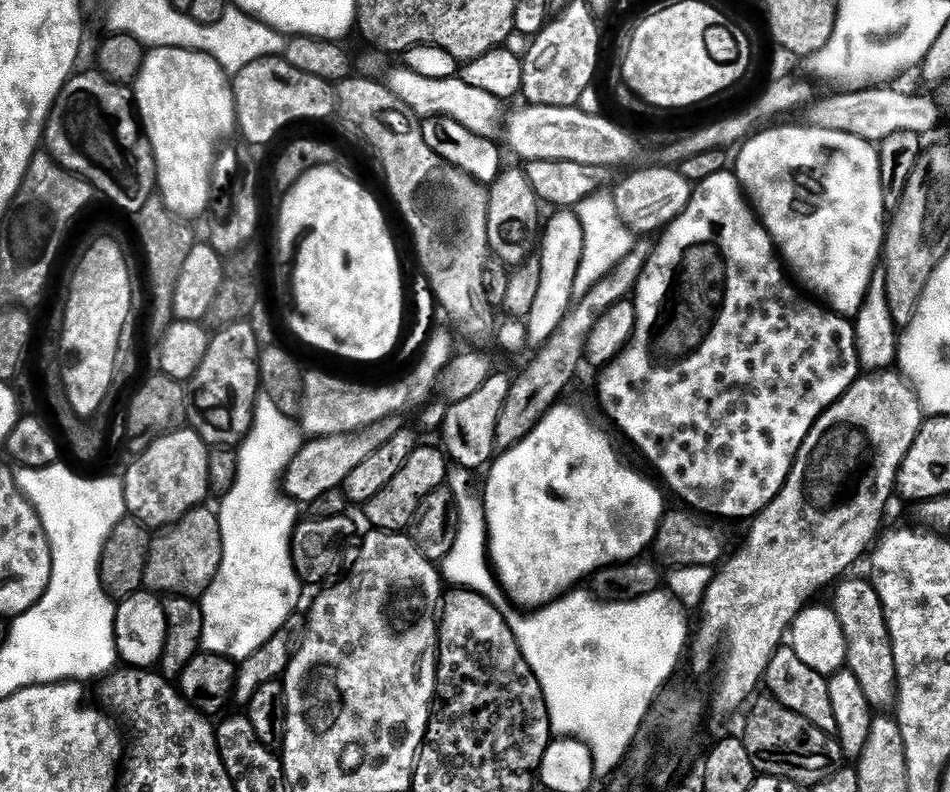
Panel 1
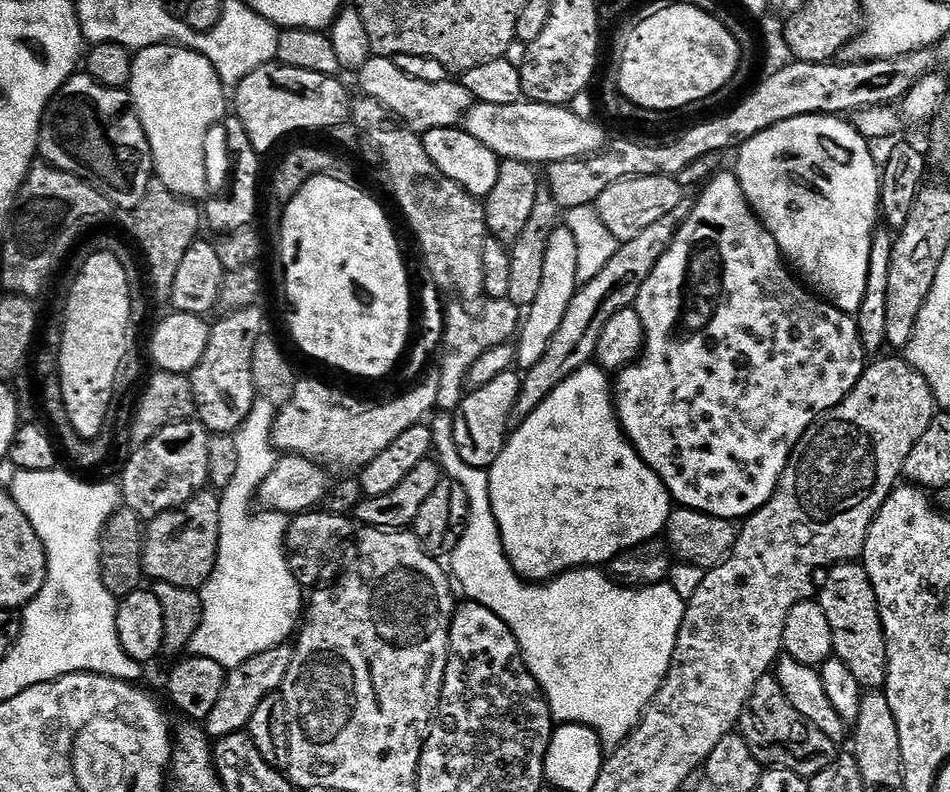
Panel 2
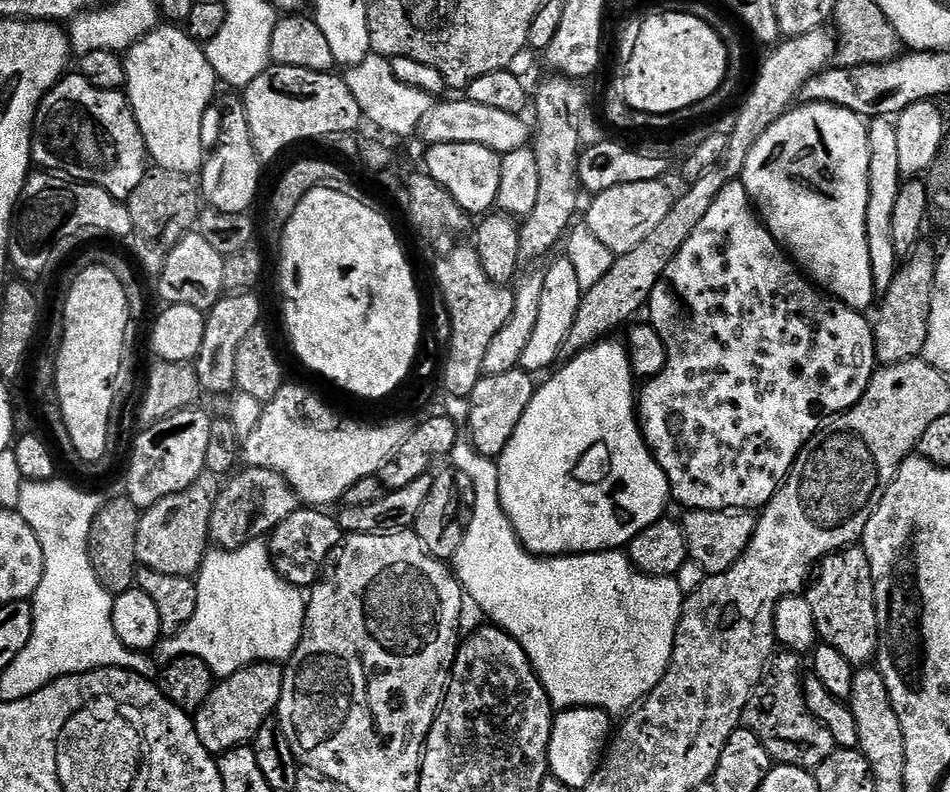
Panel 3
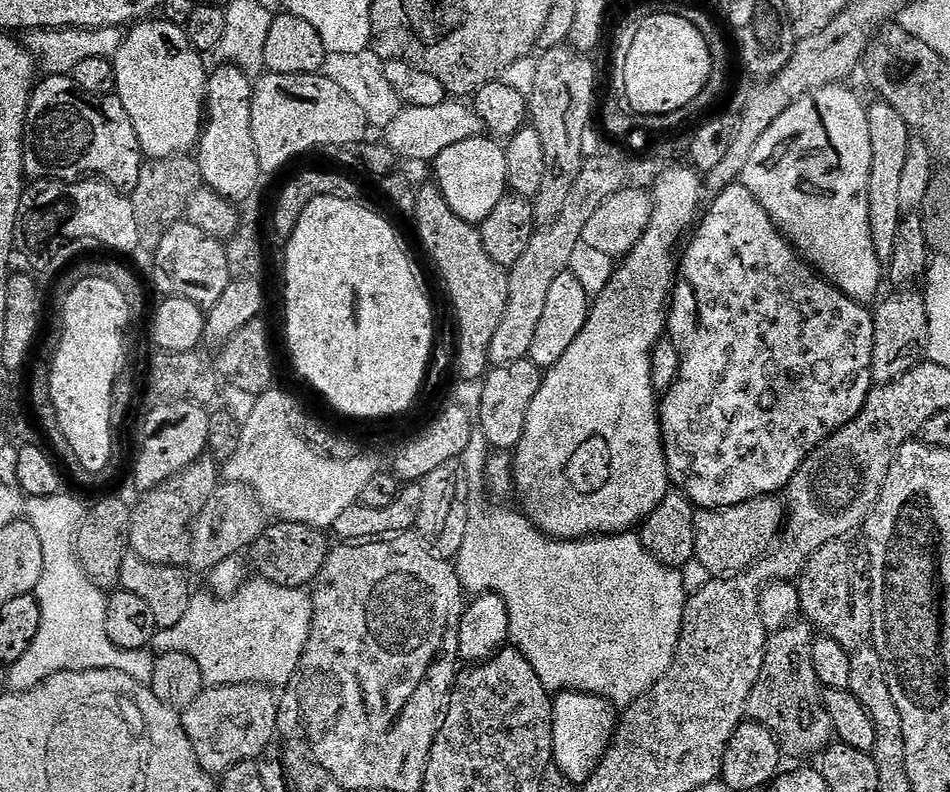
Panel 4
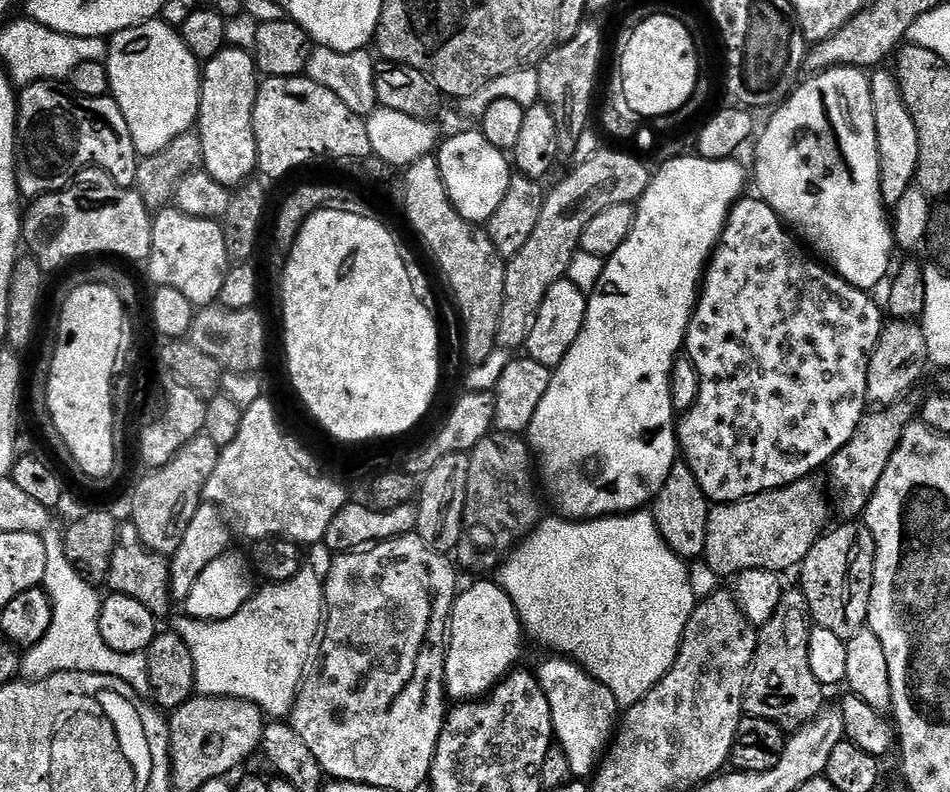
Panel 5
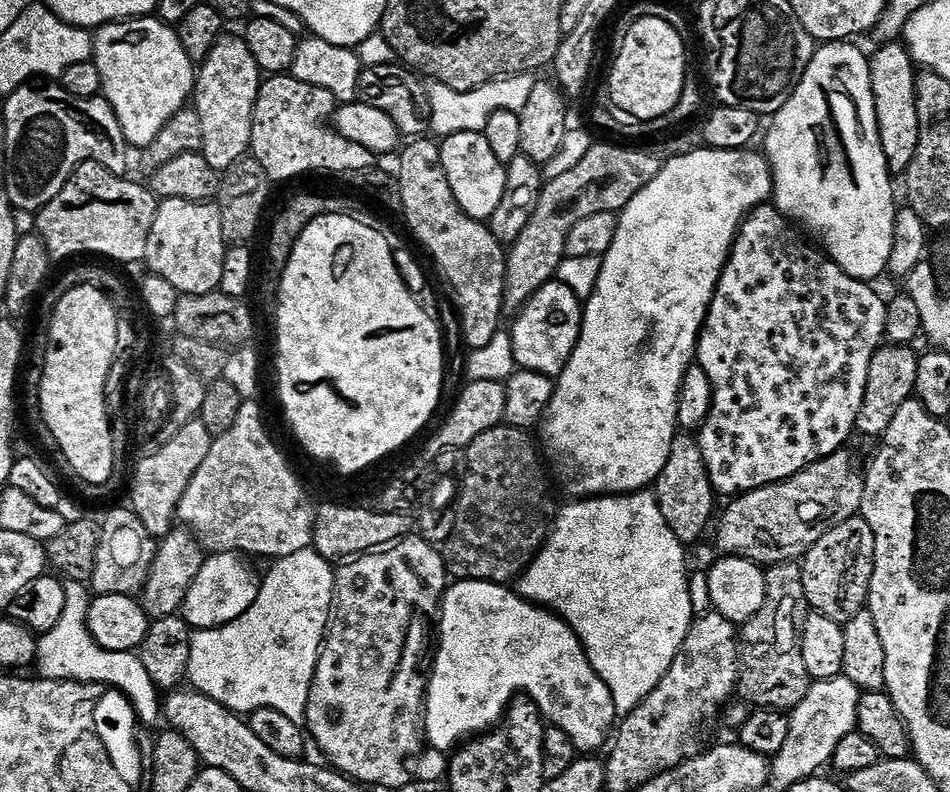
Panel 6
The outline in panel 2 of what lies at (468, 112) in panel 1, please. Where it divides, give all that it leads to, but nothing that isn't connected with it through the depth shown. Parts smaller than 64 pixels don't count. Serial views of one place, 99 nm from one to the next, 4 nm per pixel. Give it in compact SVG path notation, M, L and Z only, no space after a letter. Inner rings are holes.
M373 56L362 66L358 73L360 88L369 100L377 100L387 112L403 122L417 134L423 134L435 128L454 128L463 121L474 101L462 82L449 78L442 82L421 82L402 74L395 59L386 56Z

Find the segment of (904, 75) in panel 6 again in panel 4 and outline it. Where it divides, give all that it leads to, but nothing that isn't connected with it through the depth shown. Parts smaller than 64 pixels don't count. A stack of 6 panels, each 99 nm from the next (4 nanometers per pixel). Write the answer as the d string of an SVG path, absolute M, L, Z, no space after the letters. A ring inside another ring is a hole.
M885 100L869 103L868 125L870 126L870 182L868 183L868 217L870 238L881 262L894 258L894 238L898 238L898 226L905 213L900 204L900 182L906 163L906 150L910 139L907 122Z

